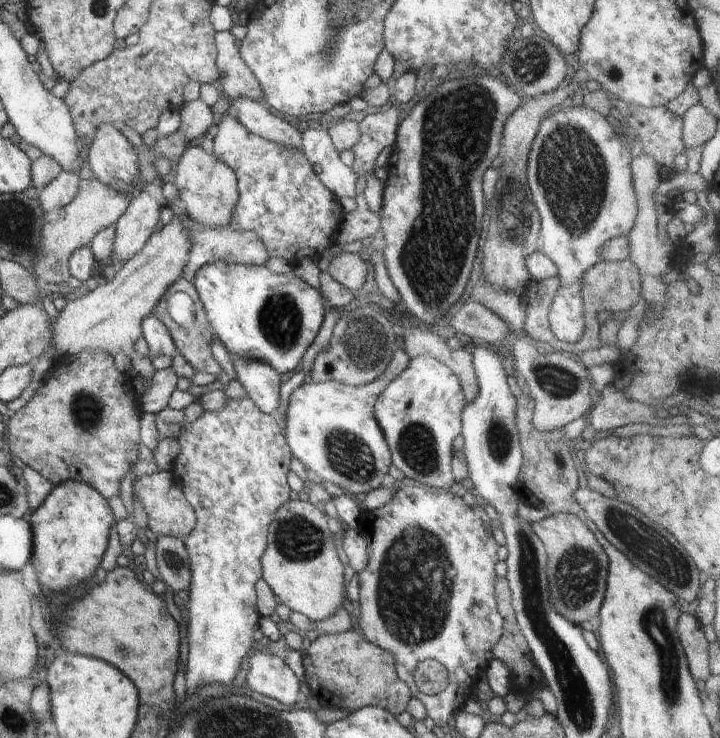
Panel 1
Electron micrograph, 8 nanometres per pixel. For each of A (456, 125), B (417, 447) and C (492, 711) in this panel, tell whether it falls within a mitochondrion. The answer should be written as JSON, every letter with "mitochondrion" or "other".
{"A":"mitochondrion","B":"mitochondrion","C":"other"}

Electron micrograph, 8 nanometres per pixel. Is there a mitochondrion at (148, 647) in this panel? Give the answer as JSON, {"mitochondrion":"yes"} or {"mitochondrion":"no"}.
{"mitochondrion":"no"}

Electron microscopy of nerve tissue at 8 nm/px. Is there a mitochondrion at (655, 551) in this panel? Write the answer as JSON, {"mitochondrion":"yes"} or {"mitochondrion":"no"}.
{"mitochondrion":"yes"}

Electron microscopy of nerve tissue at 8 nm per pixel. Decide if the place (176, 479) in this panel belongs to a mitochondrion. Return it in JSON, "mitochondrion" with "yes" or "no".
{"mitochondrion":"no"}

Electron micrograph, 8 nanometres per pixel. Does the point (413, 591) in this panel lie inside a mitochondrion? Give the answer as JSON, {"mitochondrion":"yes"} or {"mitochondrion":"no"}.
{"mitochondrion":"yes"}

